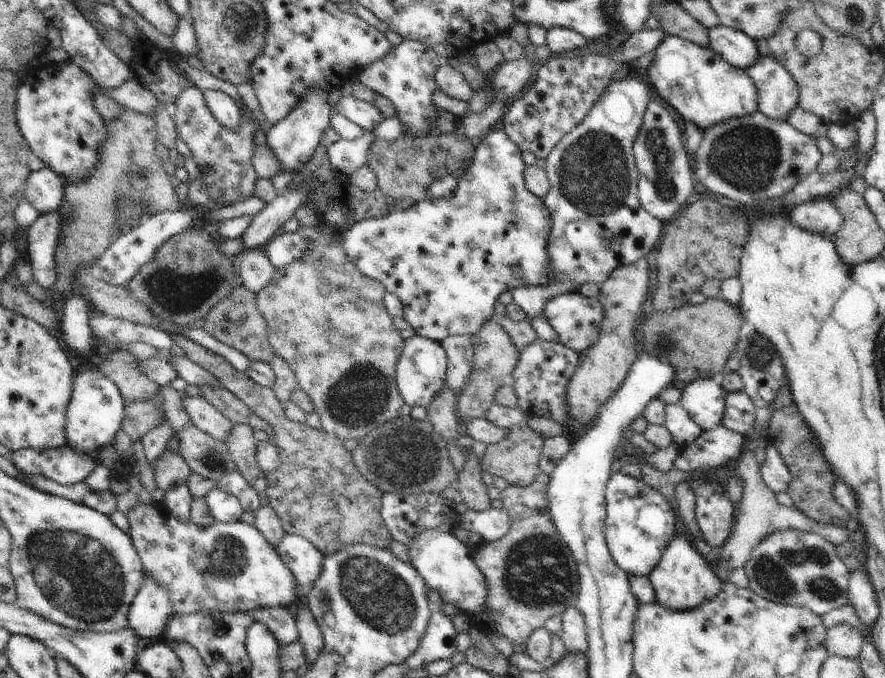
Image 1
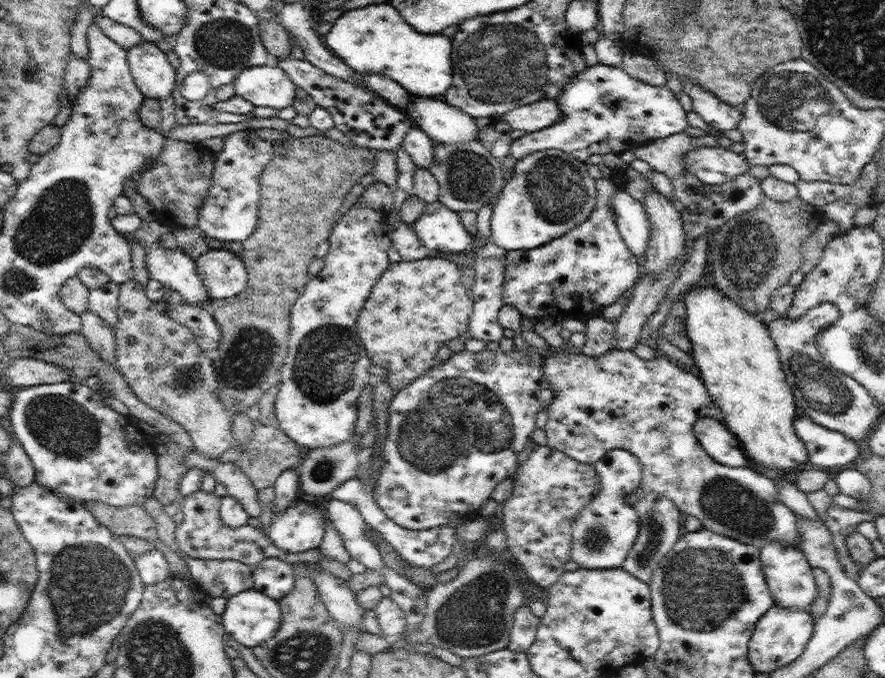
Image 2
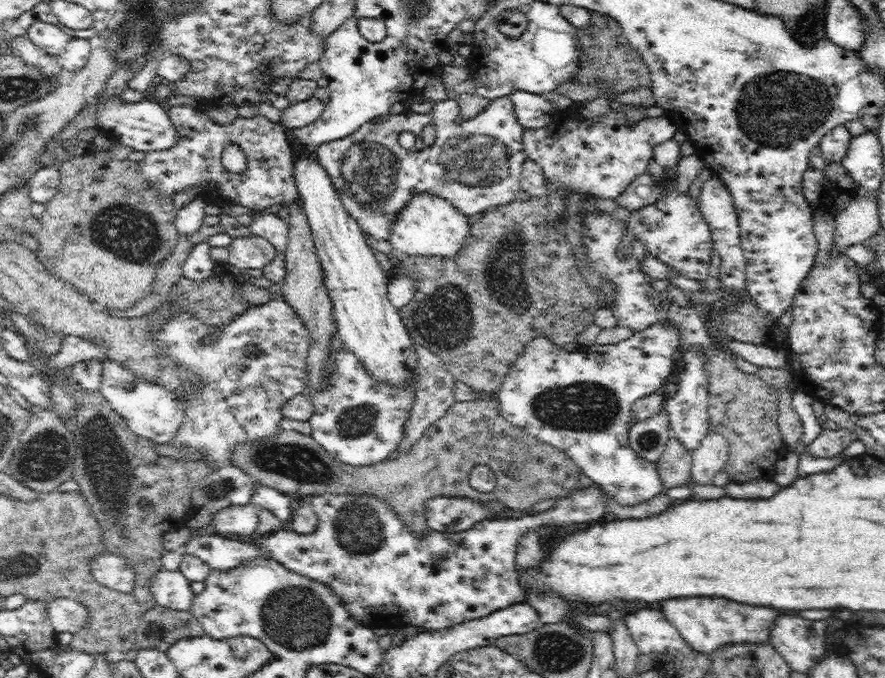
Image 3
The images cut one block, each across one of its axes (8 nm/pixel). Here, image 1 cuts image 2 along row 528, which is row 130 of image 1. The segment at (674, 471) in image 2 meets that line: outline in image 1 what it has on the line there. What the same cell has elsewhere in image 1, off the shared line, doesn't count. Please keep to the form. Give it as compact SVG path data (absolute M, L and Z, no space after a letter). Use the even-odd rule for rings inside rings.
M756 111L747 117L732 117L711 126L703 132L700 148L695 156L695 180L699 190L708 191L712 197L735 205L751 205L774 198L783 198L801 180L817 170L823 154L818 149L816 137L796 130L790 123L775 121Z

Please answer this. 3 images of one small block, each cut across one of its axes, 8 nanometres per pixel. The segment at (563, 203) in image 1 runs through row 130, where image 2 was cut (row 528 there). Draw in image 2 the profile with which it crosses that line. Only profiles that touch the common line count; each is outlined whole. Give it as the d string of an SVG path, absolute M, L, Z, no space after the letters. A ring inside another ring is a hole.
M624 449L608 450L593 465L599 480L599 491L589 502L590 504L584 506L584 510L580 510L580 514L576 516L572 523L570 559L581 568L618 568L624 564L624 560L626 560L629 550L634 546L639 533L640 521L638 514L634 511L633 506L628 504L629 502L625 499L627 496L624 493L635 490L640 486L642 482L642 465L635 454Z

